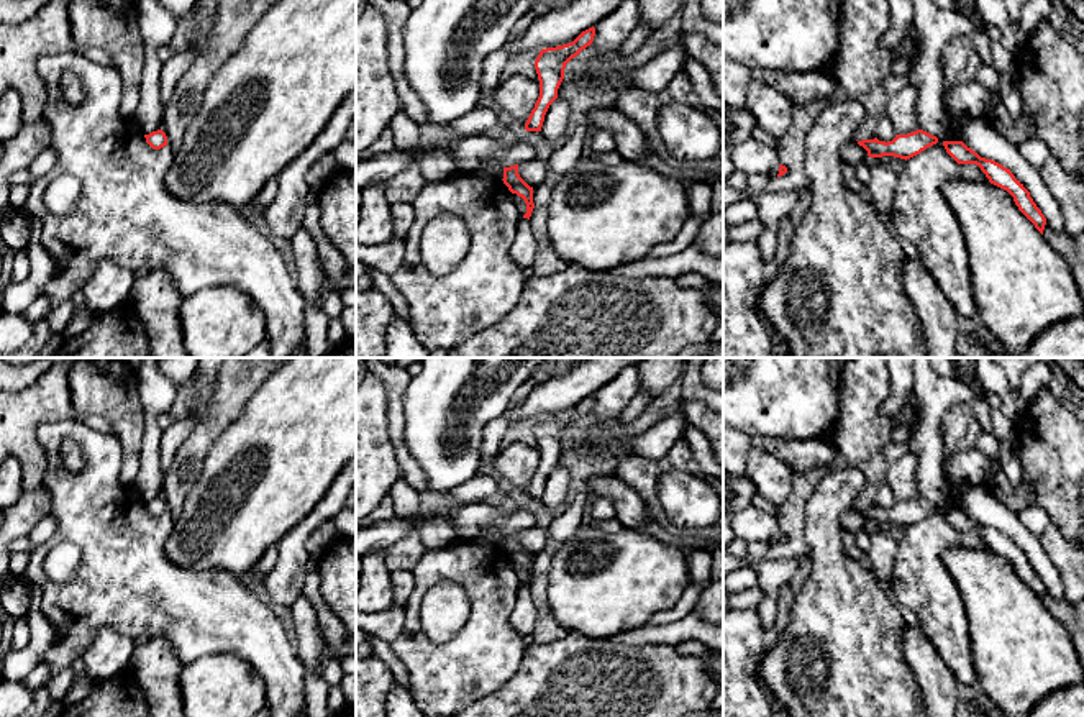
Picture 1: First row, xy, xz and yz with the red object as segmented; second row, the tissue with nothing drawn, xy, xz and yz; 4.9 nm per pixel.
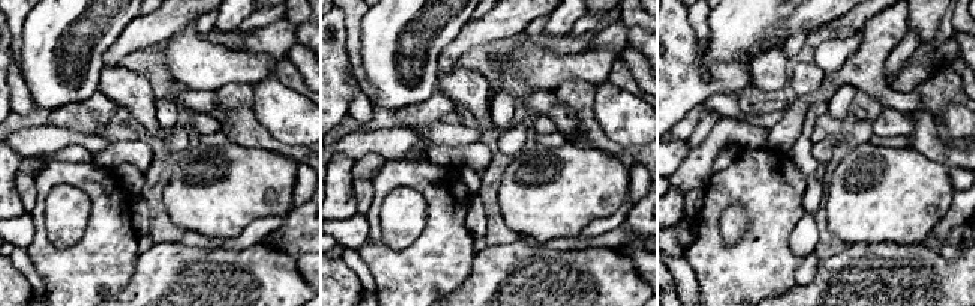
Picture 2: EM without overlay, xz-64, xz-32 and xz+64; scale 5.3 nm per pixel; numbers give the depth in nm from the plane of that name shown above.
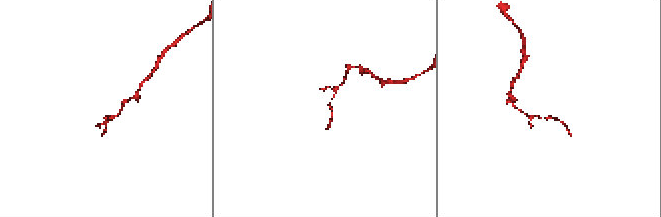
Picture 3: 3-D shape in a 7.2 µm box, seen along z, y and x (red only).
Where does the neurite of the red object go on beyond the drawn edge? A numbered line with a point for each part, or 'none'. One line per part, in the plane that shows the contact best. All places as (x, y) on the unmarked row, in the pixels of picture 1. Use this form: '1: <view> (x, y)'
none

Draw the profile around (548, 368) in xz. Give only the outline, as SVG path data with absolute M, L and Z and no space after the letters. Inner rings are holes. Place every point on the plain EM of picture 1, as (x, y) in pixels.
M544 358L530 374L530 381L535 386L540 386L556 376L567 372L576 364L585 361L589 358Z

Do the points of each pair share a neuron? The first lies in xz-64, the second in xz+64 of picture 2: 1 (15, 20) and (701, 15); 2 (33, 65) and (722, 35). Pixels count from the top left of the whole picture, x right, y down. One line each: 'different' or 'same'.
1: same
2: same

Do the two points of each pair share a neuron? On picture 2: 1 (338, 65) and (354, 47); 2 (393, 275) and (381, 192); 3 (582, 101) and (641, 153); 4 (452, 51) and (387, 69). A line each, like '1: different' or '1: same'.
1: different
2: same
3: same
4: different

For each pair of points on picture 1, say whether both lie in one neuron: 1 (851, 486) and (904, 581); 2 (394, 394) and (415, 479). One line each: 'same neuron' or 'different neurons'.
1: different neurons
2: same neuron

